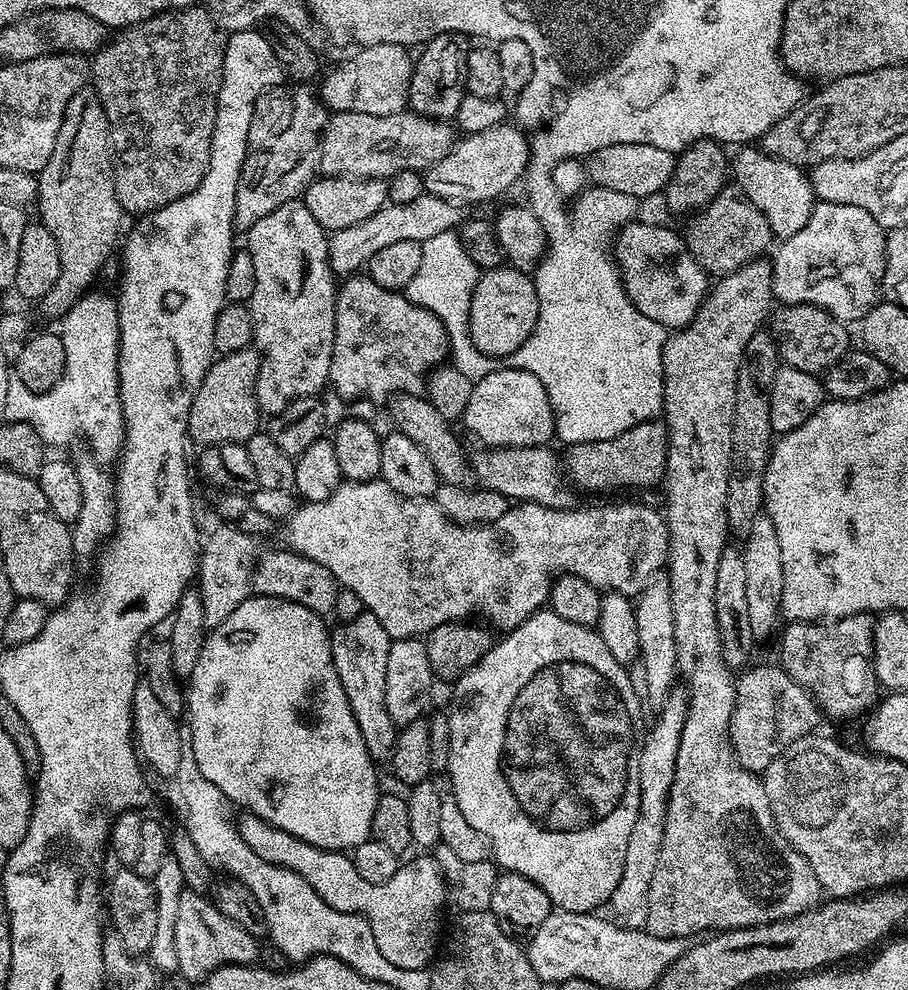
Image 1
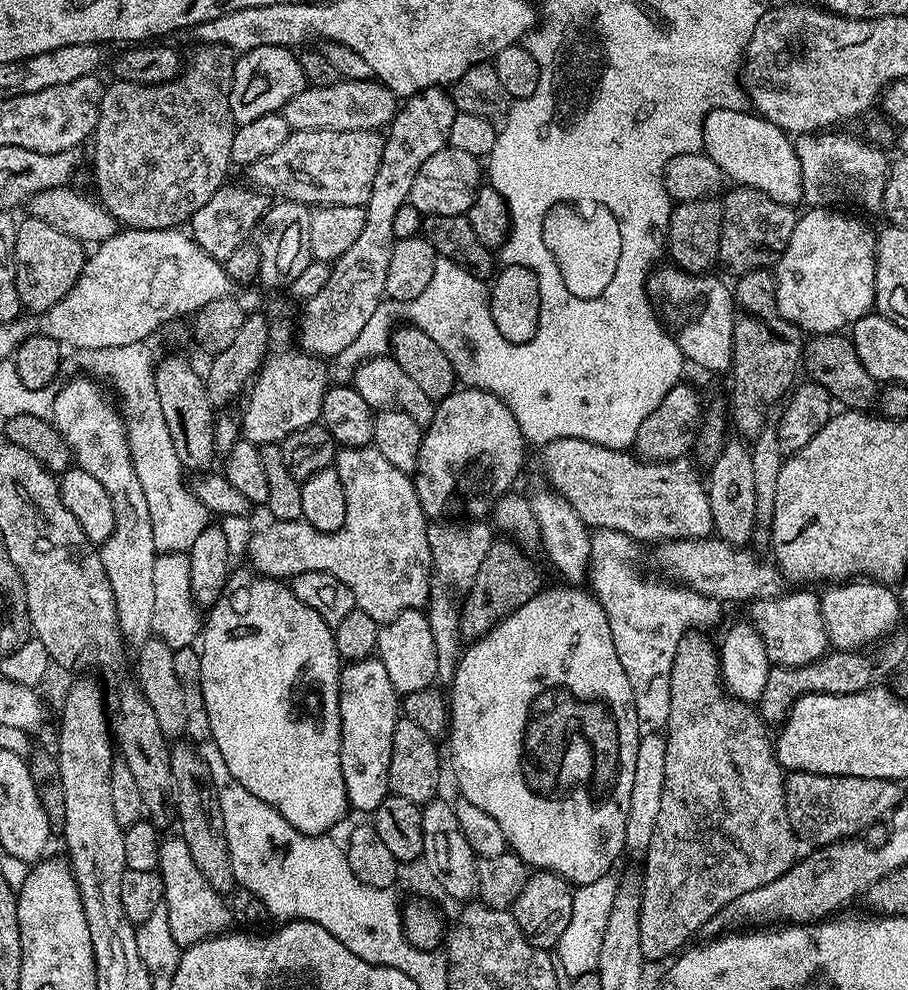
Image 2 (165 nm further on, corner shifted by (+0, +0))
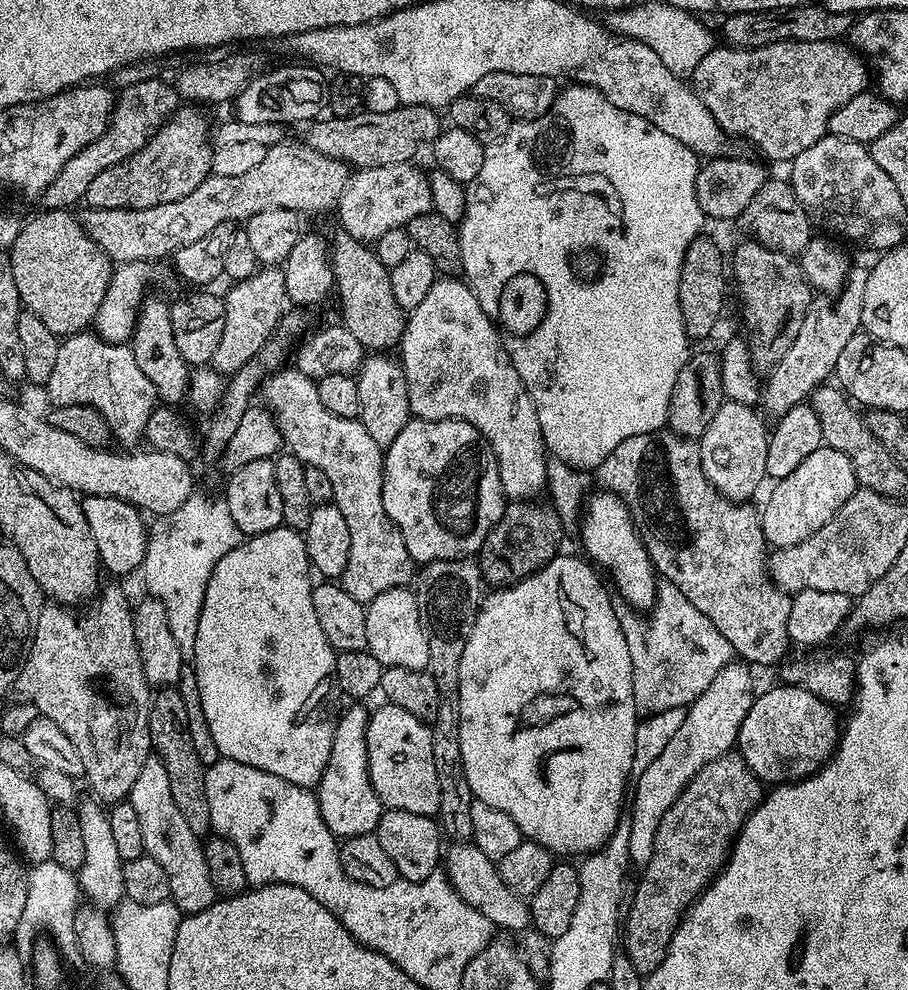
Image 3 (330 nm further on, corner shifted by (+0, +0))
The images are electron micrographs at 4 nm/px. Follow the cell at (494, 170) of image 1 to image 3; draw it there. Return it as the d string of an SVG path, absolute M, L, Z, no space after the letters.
M415 163L391 164L381 168L359 169L349 179L338 205L340 225L355 240L374 242L391 228L407 226L418 214L433 211L432 191L425 173L415 168Z

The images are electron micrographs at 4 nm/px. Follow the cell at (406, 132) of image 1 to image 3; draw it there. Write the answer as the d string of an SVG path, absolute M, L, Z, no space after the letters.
M281 142L269 147L266 158L262 158L259 166L254 166L246 174L237 174L230 178L213 176L211 174L198 186L198 190L190 190L186 198L178 198L178 202L166 202L162 206L150 206L149 208L89 208L79 213L80 225L94 238L94 242L107 254L109 260L117 265L146 260L159 262L163 256L171 257L173 254L190 247L194 242L206 238L214 226L222 226L229 222L247 222L254 214L262 210L294 210L301 214L307 212L324 212L327 208L335 209L339 205L342 194L346 190L350 179L349 165L342 160L335 160L318 150L314 150L306 142L300 144L288 144Z

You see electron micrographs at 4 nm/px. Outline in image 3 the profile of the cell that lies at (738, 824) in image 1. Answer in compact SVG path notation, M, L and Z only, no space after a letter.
M739 754L720 756L694 774L662 818L653 853L642 868L644 877L632 896L632 909L628 916L626 912L622 924L622 952L639 974L652 972L666 958L676 927L701 892L716 879L741 826L760 805L760 788L762 781L744 765Z

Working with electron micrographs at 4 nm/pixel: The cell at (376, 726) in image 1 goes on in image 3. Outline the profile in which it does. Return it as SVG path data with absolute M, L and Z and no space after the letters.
M352 706L348 713L341 715L334 730L334 746L330 746L330 758L326 770L322 774L316 792L316 800L320 804L320 813L326 826L337 838L350 836L367 836L375 833L380 816L386 810L380 803L378 794L368 777L368 751L366 750L366 726L368 725L369 709L364 706Z

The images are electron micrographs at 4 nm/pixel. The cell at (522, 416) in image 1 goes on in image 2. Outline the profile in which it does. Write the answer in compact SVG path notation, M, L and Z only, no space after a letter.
M464 386L436 404L434 418L429 420L420 437L418 462L414 473L416 493L424 515L429 518L484 518L496 507L501 496L513 491L512 483L520 476L524 464L524 429L518 426L516 414L494 392L475 386Z

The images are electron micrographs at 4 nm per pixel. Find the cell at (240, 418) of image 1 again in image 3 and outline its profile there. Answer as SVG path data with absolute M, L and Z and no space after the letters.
M276 266L261 267L250 278L237 280L231 287L222 296L226 306L226 330L222 330L222 342L218 342L211 363L211 367L221 374L235 374L259 356L269 340L275 337L290 304L284 273Z

